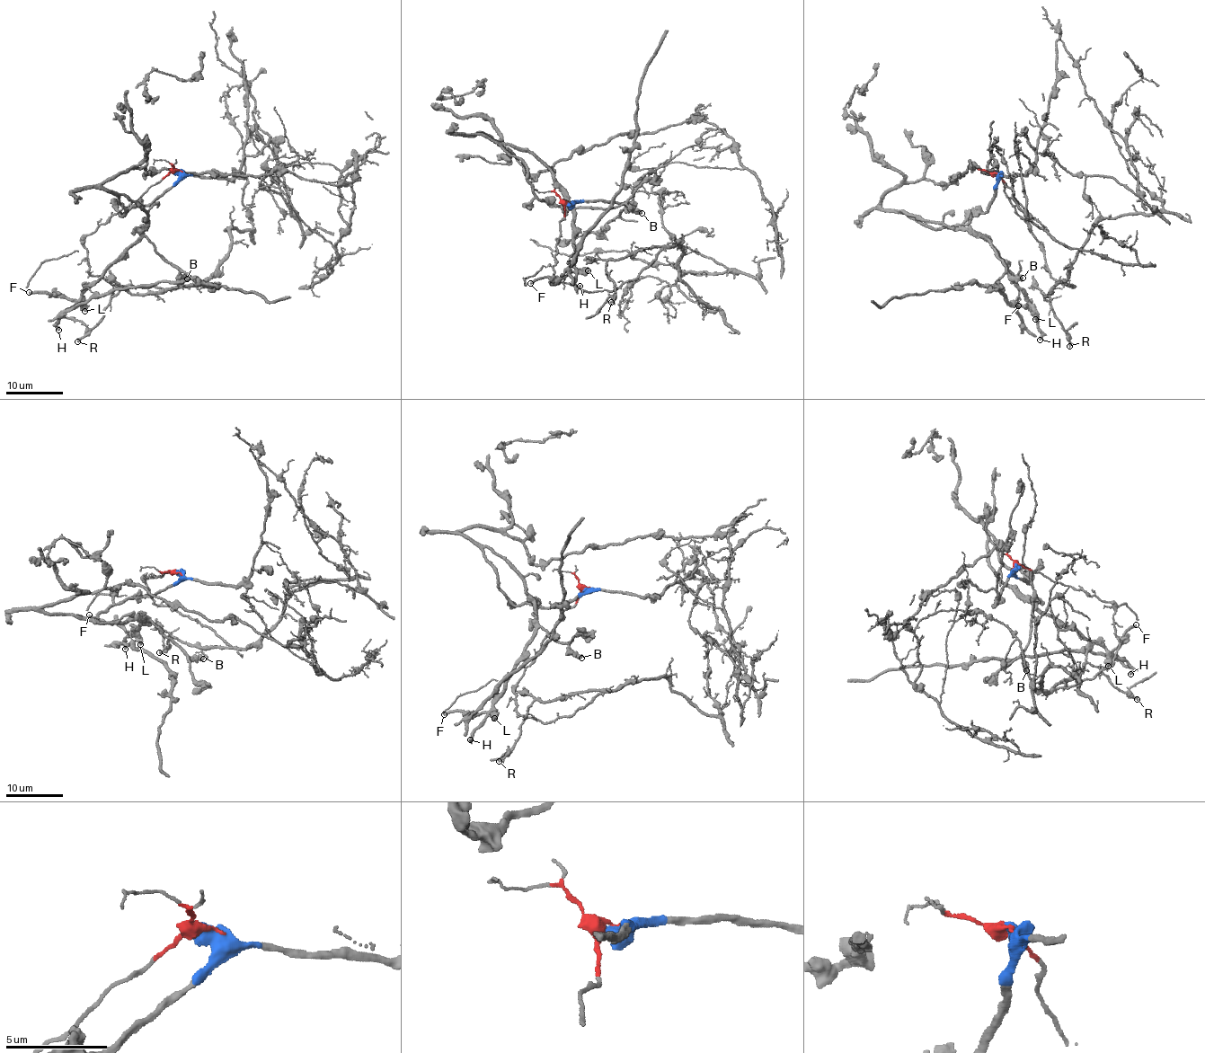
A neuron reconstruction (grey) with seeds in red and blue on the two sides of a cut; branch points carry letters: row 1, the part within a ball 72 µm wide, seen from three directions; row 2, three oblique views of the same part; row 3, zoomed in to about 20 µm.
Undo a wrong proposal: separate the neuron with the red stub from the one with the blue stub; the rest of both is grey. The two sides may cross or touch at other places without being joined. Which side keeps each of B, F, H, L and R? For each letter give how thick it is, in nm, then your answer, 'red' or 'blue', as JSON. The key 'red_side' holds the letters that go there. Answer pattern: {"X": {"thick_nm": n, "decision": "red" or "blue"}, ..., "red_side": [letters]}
{"B": {"thick_nm": 600, "decision": "blue"}, "F": {"thick_nm": 260, "decision": "blue"}, "H": {"thick_nm": 360, "decision": "blue"}, "L": {"thick_nm": 420, "decision": "blue"}, "R": {"thick_nm": 150, "decision": "red"}, "red_side": ["R"]}

